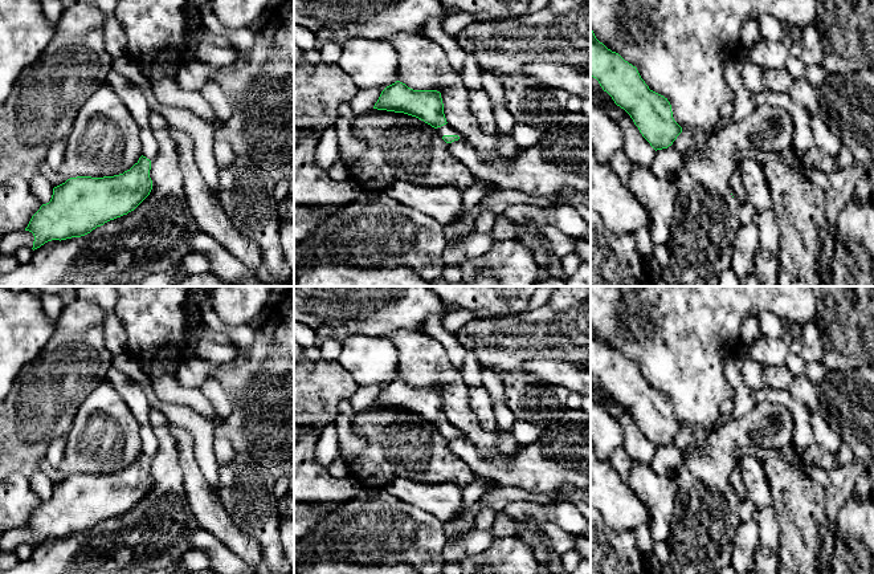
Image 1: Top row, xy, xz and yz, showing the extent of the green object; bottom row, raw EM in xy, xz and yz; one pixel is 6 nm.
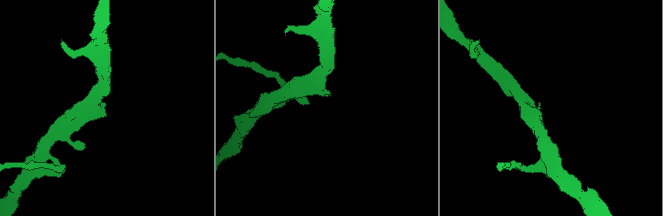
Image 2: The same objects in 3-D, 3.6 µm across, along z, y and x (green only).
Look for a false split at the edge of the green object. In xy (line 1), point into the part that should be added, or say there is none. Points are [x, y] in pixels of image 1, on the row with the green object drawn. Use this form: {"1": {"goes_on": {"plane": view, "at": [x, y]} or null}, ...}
{"1": {"goes_on": null}}

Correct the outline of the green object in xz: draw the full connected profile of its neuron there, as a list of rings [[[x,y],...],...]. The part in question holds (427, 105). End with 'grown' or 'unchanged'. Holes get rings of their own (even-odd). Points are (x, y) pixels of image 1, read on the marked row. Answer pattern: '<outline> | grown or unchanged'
[[[396,81],[381,91],[373,109],[416,117],[434,127],[446,143],[463,138],[446,122],[441,93],[437,90],[413,90]]] | grown

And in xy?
[[[142,155],[123,174],[77,176],[54,187],[50,201],[40,207],[25,228],[34,236],[32,249],[52,240],[85,236],[134,211],[152,190],[150,170],[151,160]]] | unchanged

